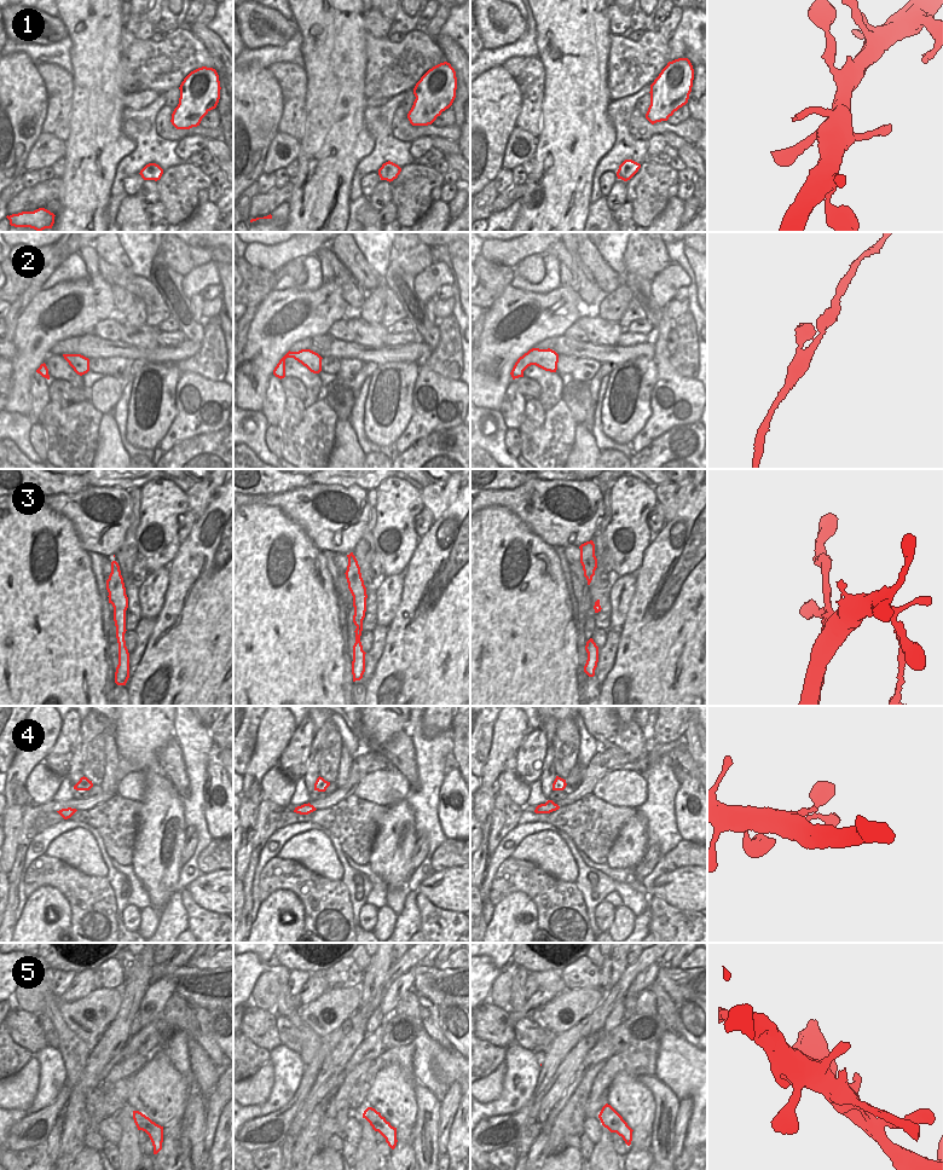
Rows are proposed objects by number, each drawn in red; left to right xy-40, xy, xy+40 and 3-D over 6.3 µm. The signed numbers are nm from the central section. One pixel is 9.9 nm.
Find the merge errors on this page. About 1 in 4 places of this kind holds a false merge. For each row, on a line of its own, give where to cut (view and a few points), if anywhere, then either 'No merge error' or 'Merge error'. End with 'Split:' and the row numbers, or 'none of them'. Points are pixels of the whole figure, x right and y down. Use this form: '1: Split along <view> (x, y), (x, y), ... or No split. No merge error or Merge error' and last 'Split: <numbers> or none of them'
1: No split. No merge error
2: No split. No merge error
3: No split. No merge error
4: No split. No merge error
5: No split. No merge error
Split: none of them

